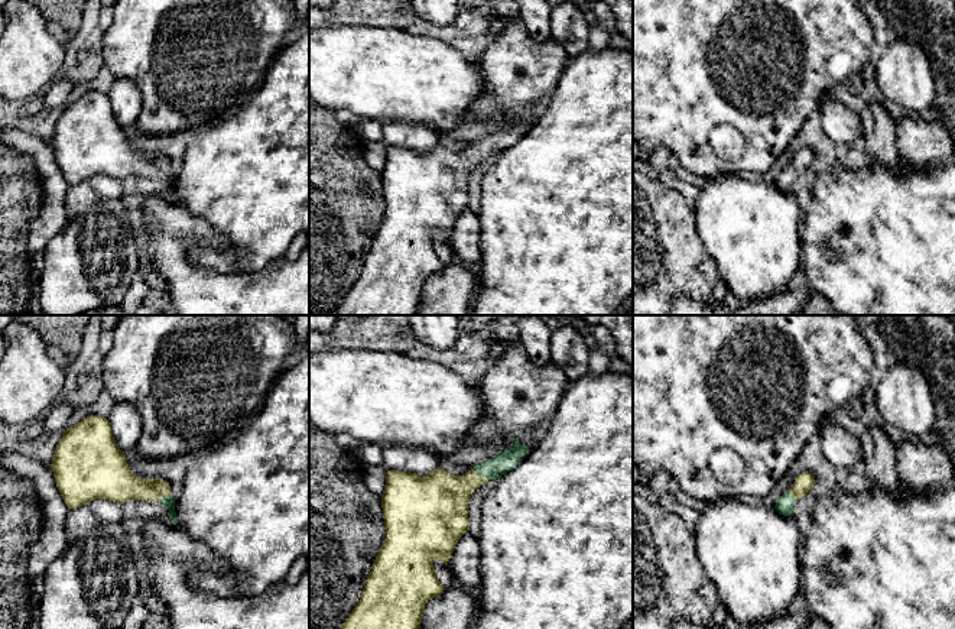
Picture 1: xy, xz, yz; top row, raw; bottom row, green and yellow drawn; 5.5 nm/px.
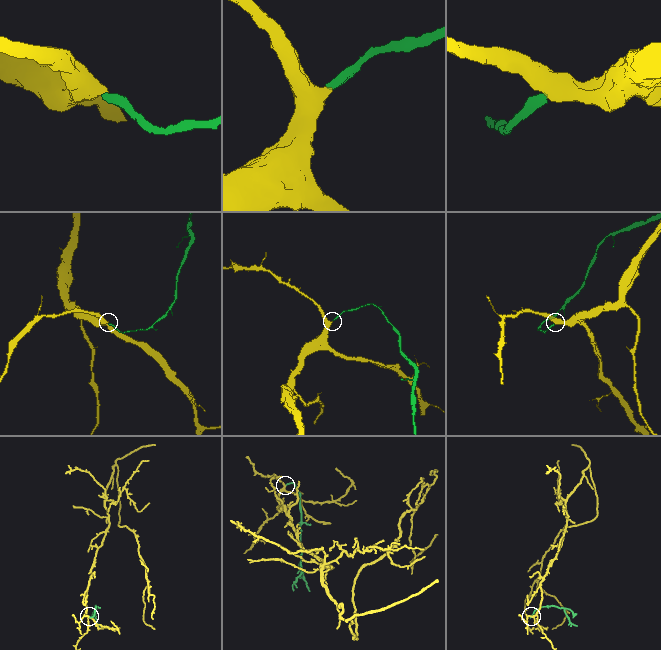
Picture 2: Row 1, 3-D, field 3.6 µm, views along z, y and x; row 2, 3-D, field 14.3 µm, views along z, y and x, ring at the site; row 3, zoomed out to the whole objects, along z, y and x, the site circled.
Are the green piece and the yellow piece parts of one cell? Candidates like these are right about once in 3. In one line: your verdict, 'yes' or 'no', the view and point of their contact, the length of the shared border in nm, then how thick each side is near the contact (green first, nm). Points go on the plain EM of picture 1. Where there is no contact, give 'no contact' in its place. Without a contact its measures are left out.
yes | xz (481, 151) | 130 nm | 120/280 nm

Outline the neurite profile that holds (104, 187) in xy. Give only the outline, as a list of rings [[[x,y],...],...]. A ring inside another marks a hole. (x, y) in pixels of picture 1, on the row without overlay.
[[[94,175],[90,184],[100,198],[120,200],[123,195],[123,184],[118,179],[105,175]]]

